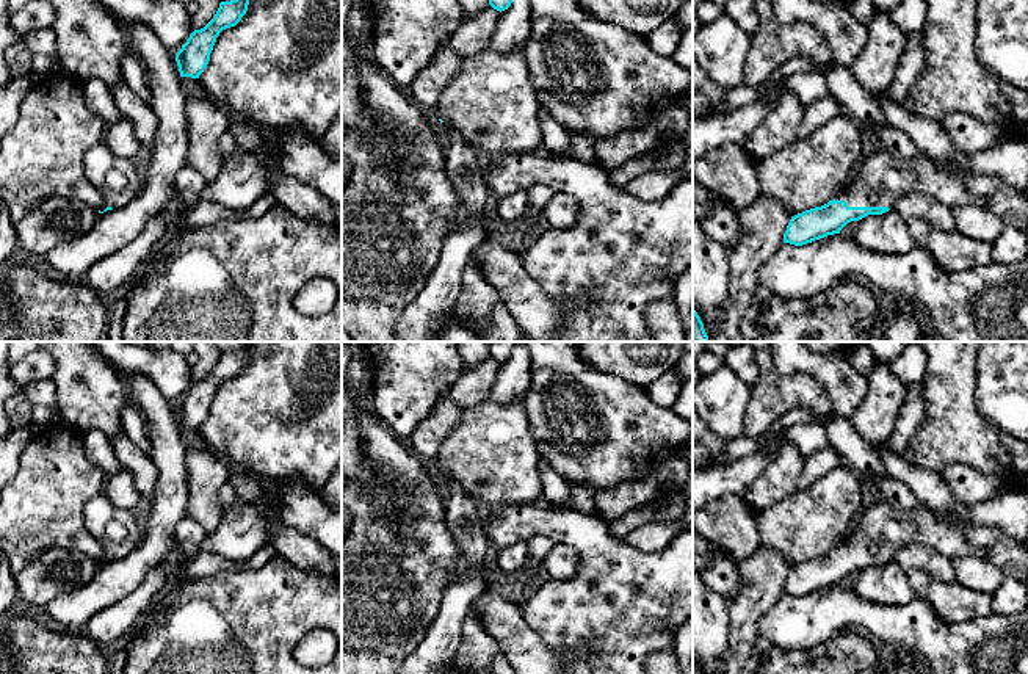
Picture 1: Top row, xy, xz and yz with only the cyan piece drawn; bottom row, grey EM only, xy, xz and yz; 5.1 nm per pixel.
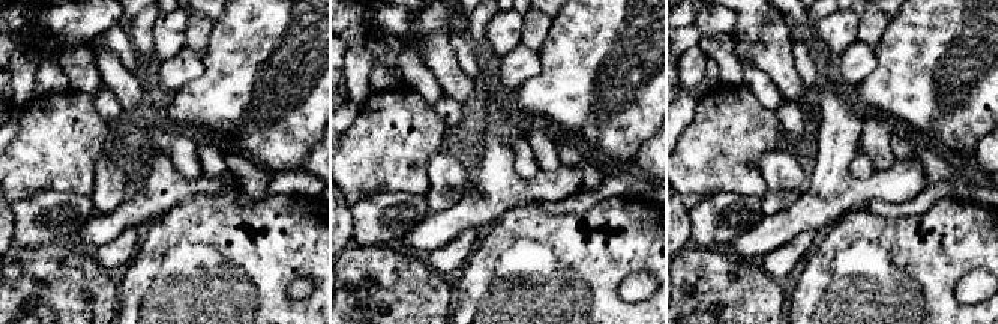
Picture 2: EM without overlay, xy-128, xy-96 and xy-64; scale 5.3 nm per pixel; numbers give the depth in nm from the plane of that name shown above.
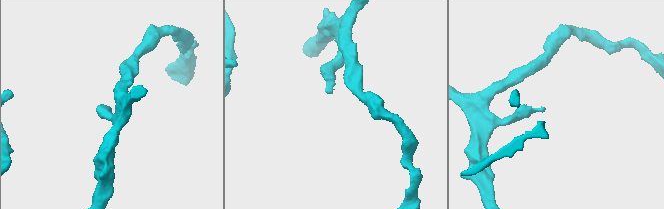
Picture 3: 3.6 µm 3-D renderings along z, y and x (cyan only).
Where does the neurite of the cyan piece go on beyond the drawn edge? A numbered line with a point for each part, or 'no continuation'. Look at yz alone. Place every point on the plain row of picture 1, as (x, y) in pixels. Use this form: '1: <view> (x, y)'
1: yz (884, 529)

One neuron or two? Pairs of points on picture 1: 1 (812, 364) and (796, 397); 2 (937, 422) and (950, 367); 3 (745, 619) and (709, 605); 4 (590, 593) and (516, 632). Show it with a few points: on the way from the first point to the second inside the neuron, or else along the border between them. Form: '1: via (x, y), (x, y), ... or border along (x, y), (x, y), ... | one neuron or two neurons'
1: border along (773, 359), (779, 373), (807, 372), (832, 400) | two neurons
2: via (950, 408), (950, 381) | one neuron
3: border along (726, 599), (727, 649) | two neurons
4: border along (519, 604), (525, 623), (553, 652) | two neurons

